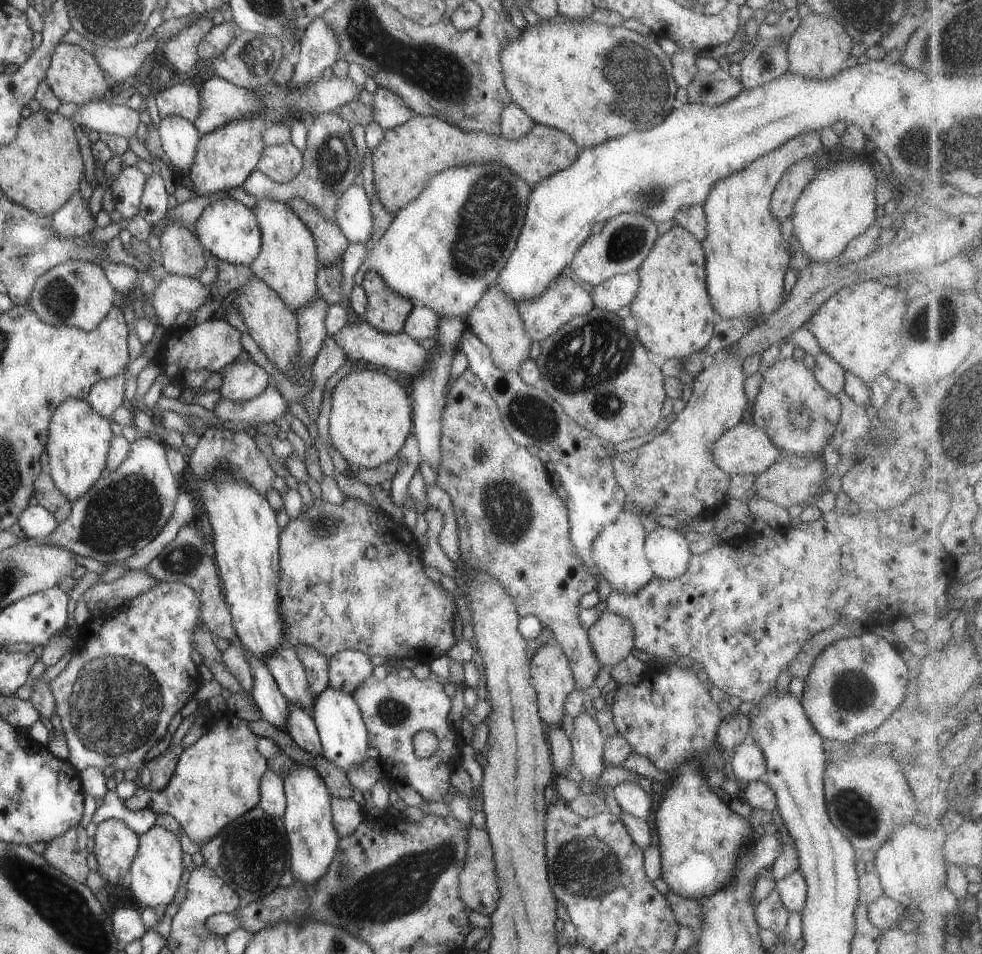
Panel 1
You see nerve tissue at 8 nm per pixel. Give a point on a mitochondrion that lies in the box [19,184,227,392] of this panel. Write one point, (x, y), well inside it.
(58, 297)

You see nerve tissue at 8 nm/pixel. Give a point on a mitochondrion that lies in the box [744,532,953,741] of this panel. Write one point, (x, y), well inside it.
(851, 690)

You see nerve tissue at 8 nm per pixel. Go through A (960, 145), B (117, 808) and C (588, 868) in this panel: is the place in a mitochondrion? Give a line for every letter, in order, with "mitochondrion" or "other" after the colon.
A: mitochondrion
B: other
C: mitochondrion

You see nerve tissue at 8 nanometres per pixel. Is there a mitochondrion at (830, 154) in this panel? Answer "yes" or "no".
no

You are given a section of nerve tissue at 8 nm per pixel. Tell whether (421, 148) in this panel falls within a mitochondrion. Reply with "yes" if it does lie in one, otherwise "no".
no

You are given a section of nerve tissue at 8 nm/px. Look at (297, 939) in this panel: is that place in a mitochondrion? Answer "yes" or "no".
no

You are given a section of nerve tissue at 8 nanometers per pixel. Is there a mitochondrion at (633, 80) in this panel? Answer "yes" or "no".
yes

